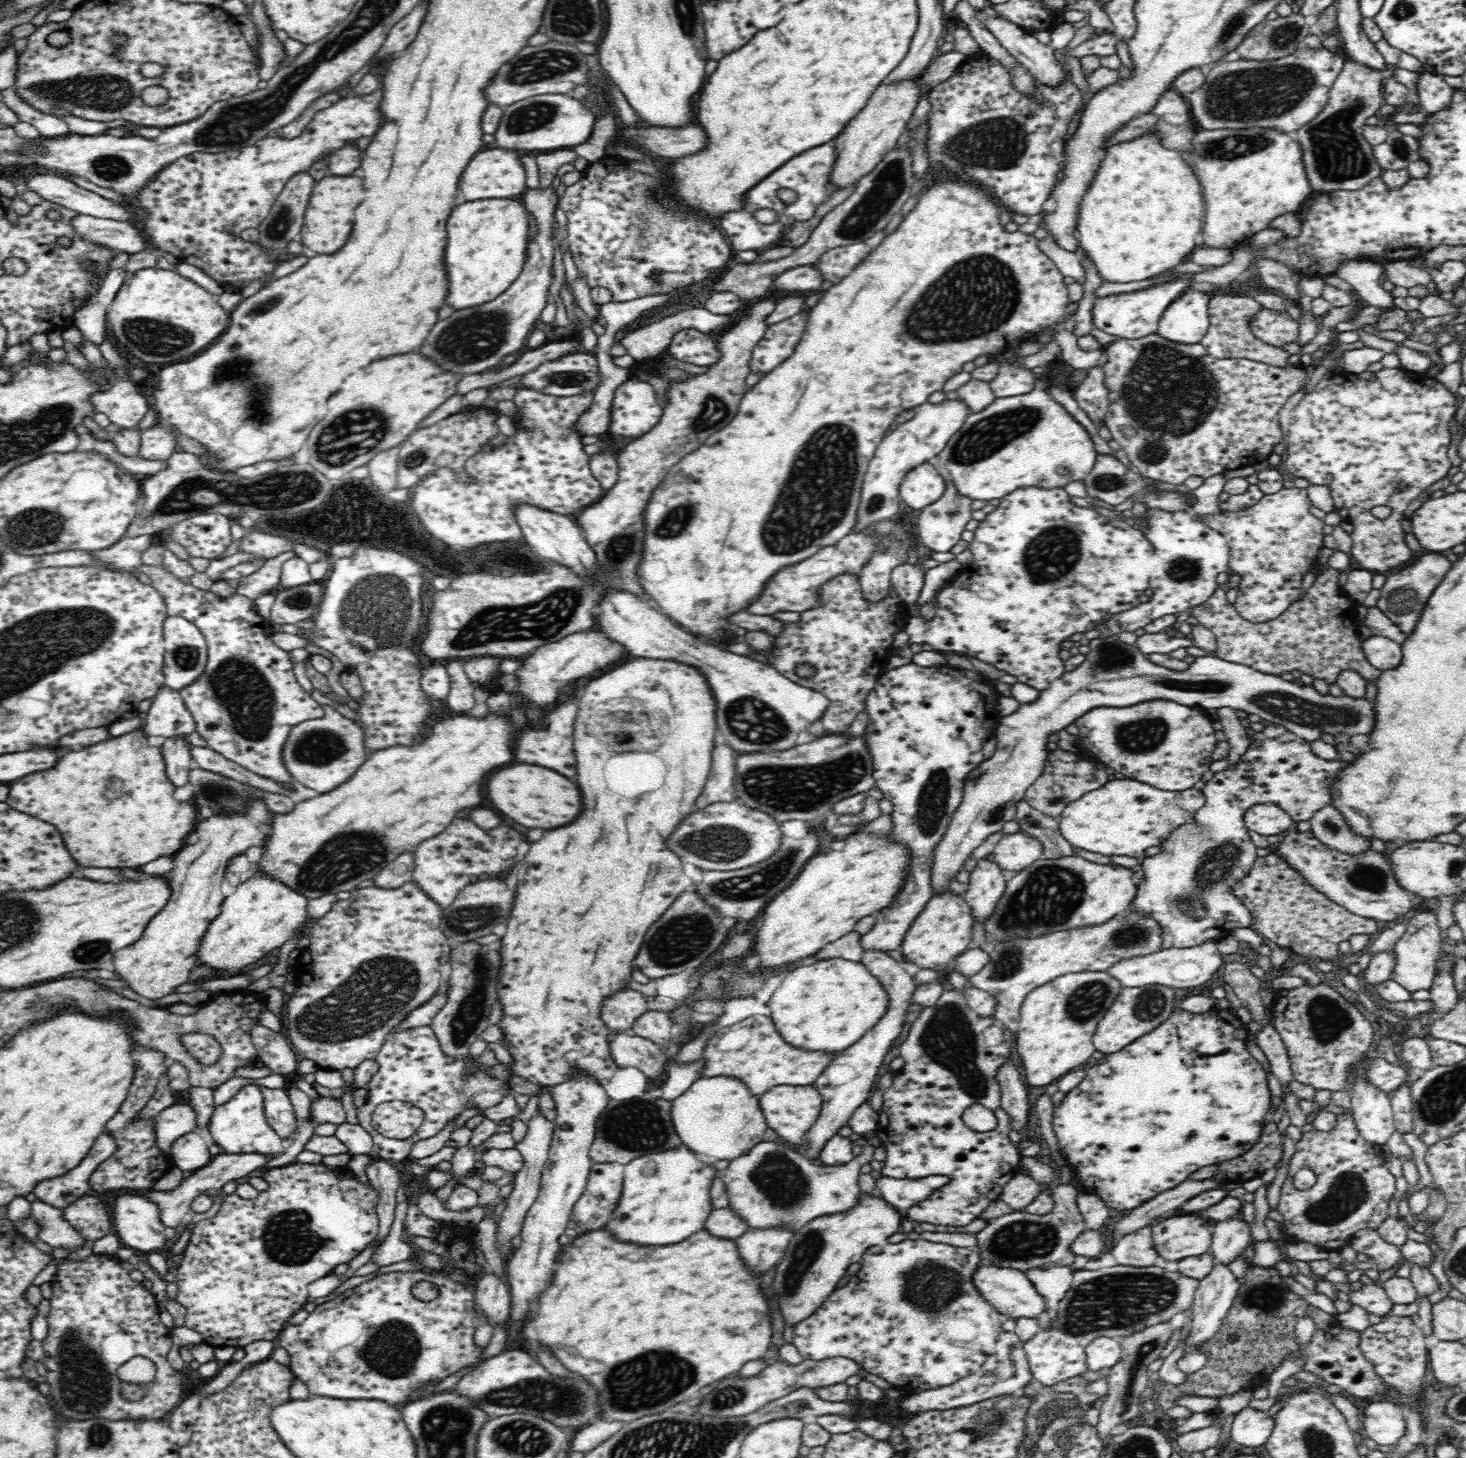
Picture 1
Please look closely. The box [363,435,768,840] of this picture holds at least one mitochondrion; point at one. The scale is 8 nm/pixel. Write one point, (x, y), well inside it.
(526, 620)

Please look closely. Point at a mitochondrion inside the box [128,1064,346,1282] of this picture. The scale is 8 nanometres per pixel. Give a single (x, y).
(294, 1237)

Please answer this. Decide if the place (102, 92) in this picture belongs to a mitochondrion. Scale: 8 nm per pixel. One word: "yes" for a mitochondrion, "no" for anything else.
yes

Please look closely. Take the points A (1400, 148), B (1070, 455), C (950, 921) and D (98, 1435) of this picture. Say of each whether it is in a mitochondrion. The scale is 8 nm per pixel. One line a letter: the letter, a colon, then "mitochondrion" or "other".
A: mitochondrion
B: other
C: other
D: mitochondrion

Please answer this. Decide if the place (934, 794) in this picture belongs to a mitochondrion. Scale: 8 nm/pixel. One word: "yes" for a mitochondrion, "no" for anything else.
yes

